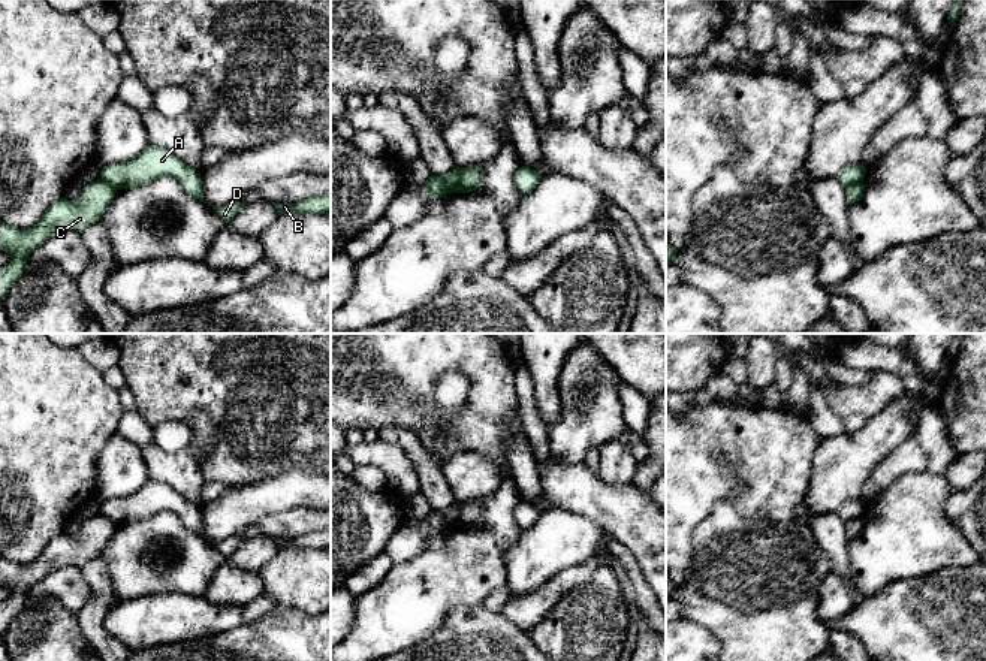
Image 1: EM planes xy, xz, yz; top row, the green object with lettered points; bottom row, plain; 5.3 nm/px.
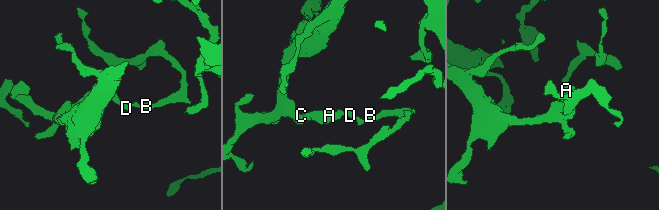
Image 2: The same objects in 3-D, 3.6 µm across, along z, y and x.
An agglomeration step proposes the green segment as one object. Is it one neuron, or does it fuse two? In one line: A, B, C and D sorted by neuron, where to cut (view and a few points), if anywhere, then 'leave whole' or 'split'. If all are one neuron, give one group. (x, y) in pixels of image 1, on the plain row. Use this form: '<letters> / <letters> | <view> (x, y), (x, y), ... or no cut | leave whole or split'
A B D / C | xy (99, 513), (117, 524) | split

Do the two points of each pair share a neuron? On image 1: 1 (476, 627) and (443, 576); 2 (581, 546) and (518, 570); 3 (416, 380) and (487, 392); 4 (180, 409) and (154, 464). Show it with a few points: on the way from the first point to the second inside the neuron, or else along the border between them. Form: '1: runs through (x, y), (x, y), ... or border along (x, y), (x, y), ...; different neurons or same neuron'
1: border along (482, 603), (455, 607), (437, 630); different neurons
2: runs through (566, 546), (549, 546), (533, 560); same neuron
3: runs through (436, 361), (461, 359), (475, 373); same neuron
4: border along (193, 413), (204, 413), (217, 428), (214, 443); different neurons

